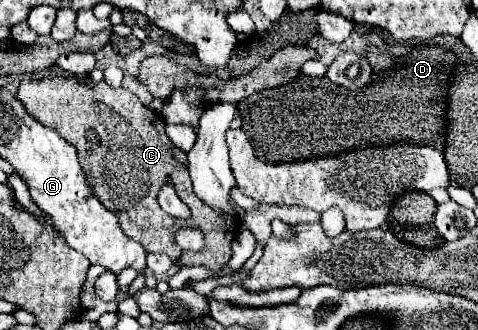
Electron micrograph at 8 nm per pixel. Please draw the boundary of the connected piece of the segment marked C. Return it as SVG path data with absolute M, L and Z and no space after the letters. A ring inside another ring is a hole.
M88 76L22 80L16 96L26 110L36 116L36 120L56 130L76 148L88 186L94 196L118 216L120 228L128 238L140 242L146 252L166 254L174 264L206 268L224 268L228 264L232 256L230 244L238 232L238 220L228 214L220 214L194 194L188 174L188 156L170 142L164 132L166 122L160 114L138 102L132 92L110 88L104 80L94 84ZM88 130L96 132L98 142L90 142L86 138ZM170 178L192 210L192 218L182 220L180 226L196 226L206 234L206 246L202 252L184 252L172 242L174 218L164 214L156 202L160 188Z

